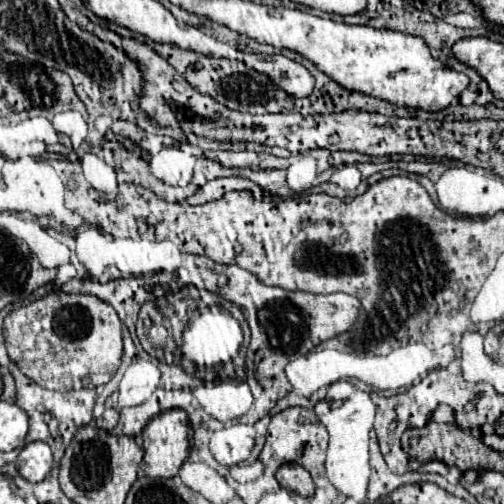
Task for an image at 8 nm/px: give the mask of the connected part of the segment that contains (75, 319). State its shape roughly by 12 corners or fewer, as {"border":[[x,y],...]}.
{"border":[[85,293],[5,317],[9,359],[53,391],[121,365],[121,321]]}

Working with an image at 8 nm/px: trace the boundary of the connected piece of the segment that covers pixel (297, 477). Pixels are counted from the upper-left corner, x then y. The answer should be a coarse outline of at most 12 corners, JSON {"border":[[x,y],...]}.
{"border":[[283,463],[277,473],[281,487],[313,495],[315,483],[307,469]]}

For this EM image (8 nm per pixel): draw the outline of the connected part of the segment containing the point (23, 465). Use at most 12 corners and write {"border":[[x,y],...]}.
{"border":[[27,443],[15,463],[31,483],[43,481],[53,467],[47,443]]}

